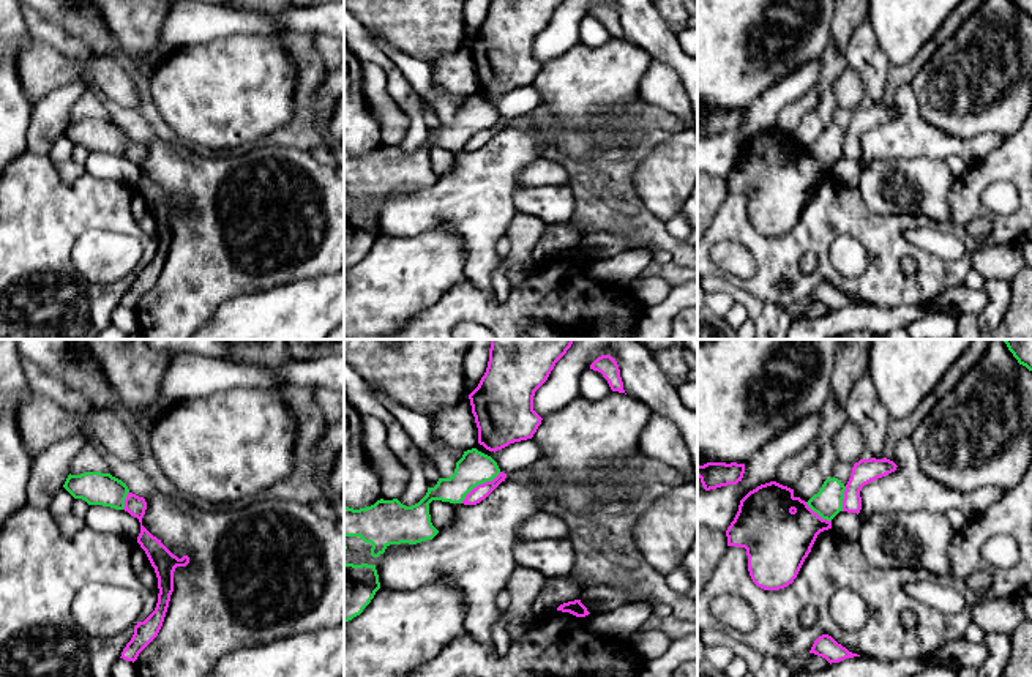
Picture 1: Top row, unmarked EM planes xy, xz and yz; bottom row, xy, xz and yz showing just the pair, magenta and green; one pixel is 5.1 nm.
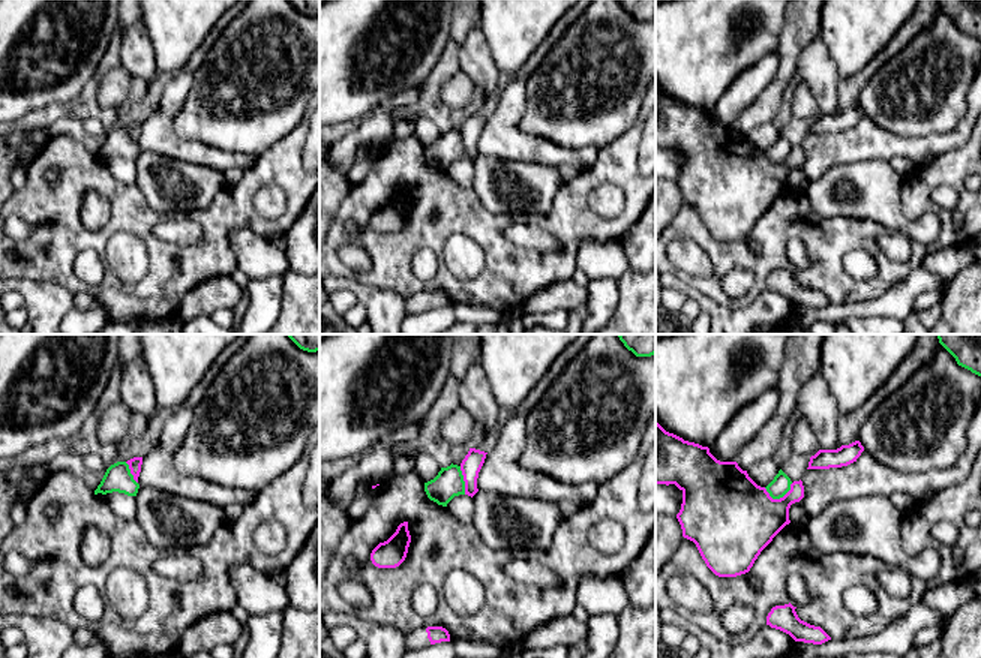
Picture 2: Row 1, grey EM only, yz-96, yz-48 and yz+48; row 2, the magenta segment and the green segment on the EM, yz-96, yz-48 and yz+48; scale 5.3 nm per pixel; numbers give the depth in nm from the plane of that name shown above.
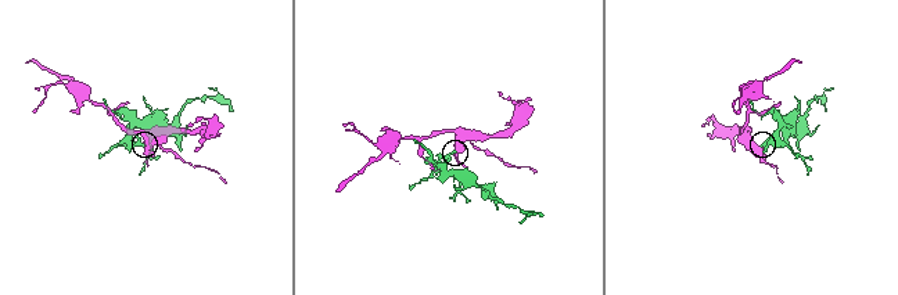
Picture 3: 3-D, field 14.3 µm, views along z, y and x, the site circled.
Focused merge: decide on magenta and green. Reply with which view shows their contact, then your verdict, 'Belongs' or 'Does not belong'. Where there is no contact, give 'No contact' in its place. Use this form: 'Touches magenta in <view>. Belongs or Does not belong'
Touches magenta in xz. Does not belong

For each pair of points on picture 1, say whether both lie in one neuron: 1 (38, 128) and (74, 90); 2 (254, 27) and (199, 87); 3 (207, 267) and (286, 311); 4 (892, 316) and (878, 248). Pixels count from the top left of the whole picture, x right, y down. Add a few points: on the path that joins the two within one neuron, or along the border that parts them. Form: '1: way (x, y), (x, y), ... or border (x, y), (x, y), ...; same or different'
1: way (48, 119), (65, 100); same
2: border (281, 37), (226, 35), (213, 41); different
3: border (287, 281), (262, 291), (235, 294), (218, 308); different
4: border (860, 302), (882, 308), (923, 305); different

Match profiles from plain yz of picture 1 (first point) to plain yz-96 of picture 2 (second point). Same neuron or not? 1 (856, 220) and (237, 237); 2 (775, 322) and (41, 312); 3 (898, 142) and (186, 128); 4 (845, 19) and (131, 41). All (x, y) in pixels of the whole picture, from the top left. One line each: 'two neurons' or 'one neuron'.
1: two neurons
2: one neuron
3: two neurons
4: two neurons

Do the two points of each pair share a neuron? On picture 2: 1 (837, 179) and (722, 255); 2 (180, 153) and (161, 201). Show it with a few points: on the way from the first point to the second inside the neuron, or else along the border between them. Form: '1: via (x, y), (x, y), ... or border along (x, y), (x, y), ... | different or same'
1: border along (803, 192), (807, 203), (819, 215), (837, 218) | different
2: border along (143, 152), (156, 152), (207, 165), (212, 170) | different

